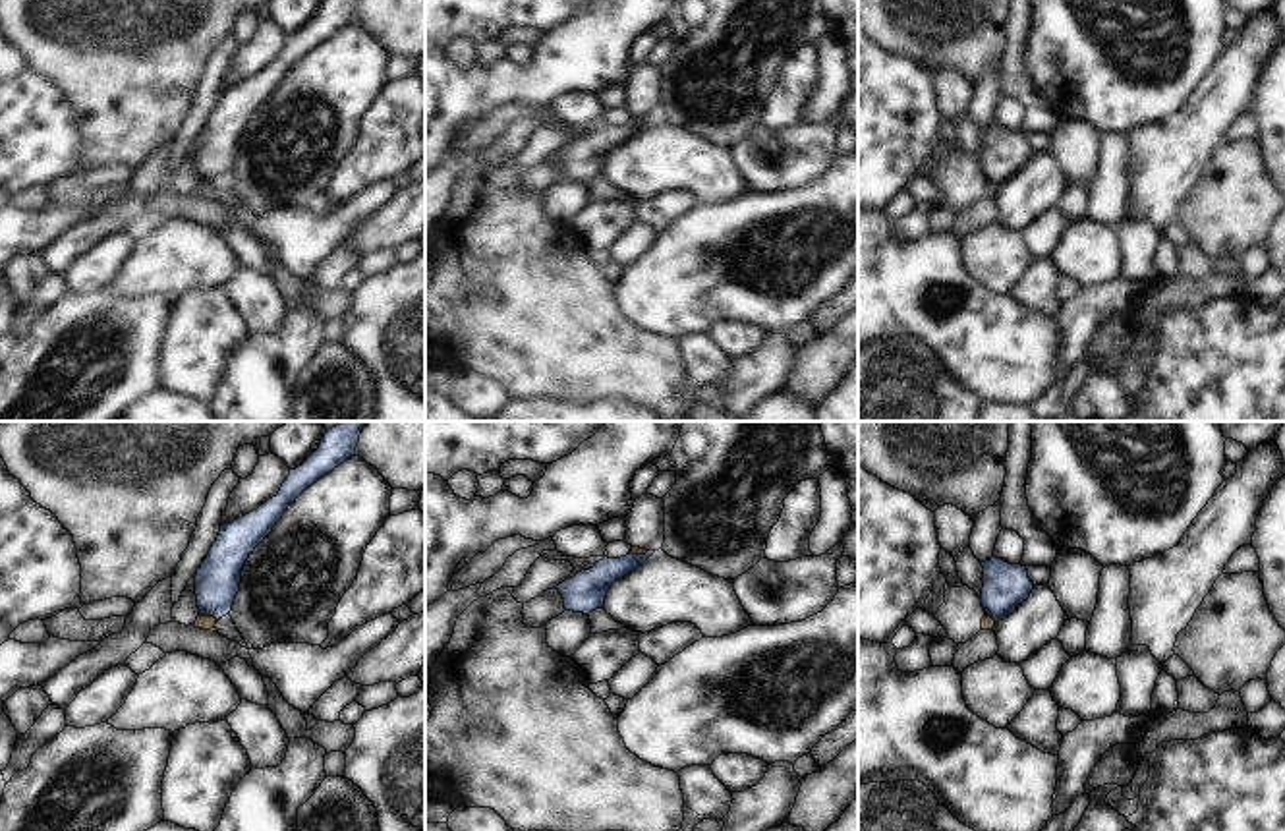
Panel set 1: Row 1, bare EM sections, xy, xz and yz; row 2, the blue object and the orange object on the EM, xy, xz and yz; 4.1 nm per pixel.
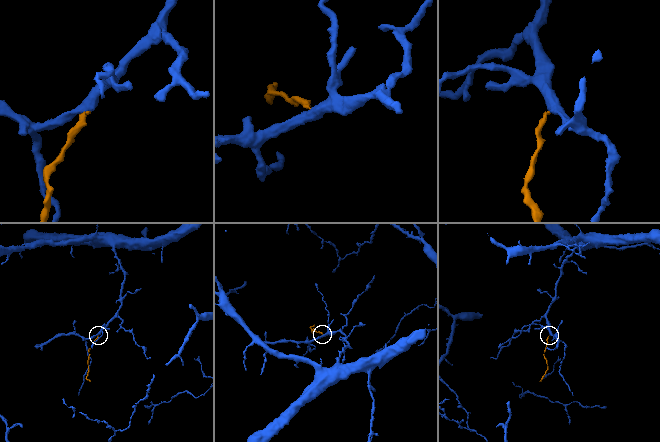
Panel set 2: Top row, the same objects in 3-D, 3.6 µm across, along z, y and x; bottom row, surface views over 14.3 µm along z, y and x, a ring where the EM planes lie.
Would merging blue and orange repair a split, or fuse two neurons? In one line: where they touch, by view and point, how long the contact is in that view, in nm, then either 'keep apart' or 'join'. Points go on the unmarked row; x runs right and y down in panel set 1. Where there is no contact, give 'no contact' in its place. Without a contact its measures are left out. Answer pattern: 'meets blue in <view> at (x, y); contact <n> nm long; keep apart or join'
meets blue in xy at (209, 182); contact 80 nm long; keep apart

